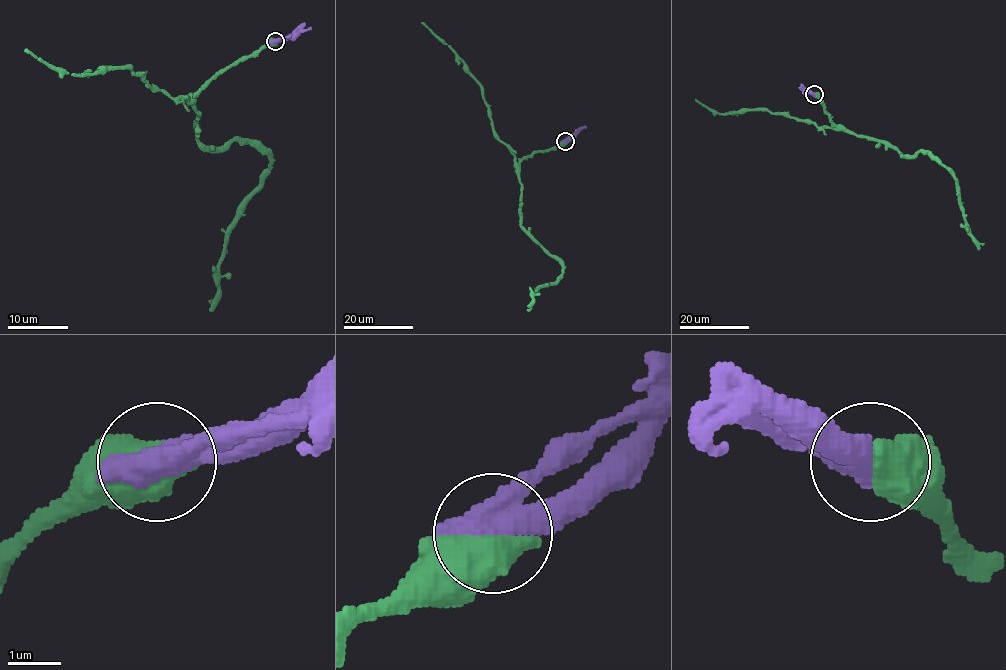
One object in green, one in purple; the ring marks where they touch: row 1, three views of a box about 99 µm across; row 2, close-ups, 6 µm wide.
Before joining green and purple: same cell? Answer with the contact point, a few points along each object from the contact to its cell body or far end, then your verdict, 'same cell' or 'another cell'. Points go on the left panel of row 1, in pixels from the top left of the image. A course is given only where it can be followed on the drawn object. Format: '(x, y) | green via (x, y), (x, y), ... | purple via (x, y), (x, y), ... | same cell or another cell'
(275, 41) | green via (275, 40), (196, 95), (197, 140), (226, 148), (254, 140), (270, 169), (229, 233), (210, 310) | purple via (275, 40), (296, 36), (311, 27) | same cell

